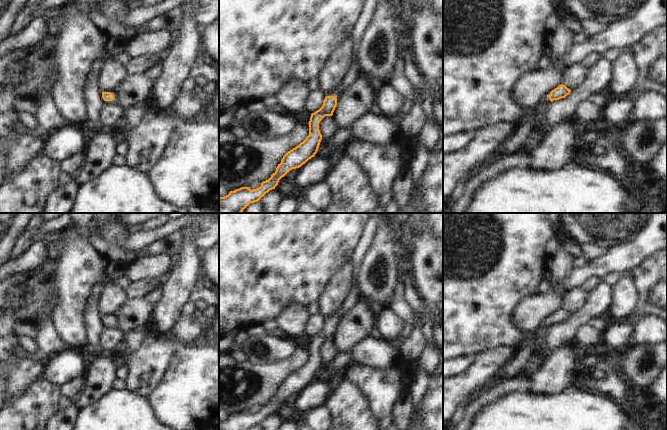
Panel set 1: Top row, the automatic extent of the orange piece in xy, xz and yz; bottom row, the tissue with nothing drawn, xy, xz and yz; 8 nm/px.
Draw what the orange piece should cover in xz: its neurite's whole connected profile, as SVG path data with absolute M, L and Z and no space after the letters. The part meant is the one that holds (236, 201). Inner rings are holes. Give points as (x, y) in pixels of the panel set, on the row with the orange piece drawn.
M364 0L361 11L353 24L350 33L351 59L349 68L341 83L332 91L325 94L322 107L311 114L309 121L309 135L298 146L288 151L278 164L271 177L263 181L261 186L251 190L249 187L241 187L230 191L228 195L219 197L219 213L242 213L250 204L259 201L270 190L275 189L279 180L290 170L301 167L318 151L322 135L319 123L325 116L332 116L337 106L337 99L341 93L360 76L358 62L358 47L365 29L372 19L377 0Z

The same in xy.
M114 91L102 92L100 97L105 104L118 105L118 97L115 95Z

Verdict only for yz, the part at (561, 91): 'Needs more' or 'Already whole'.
Needs more.

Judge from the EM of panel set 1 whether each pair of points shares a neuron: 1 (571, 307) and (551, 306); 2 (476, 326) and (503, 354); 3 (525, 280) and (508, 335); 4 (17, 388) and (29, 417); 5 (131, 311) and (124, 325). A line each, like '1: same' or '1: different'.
1: different
2: different
3: same
4: different
5: same

